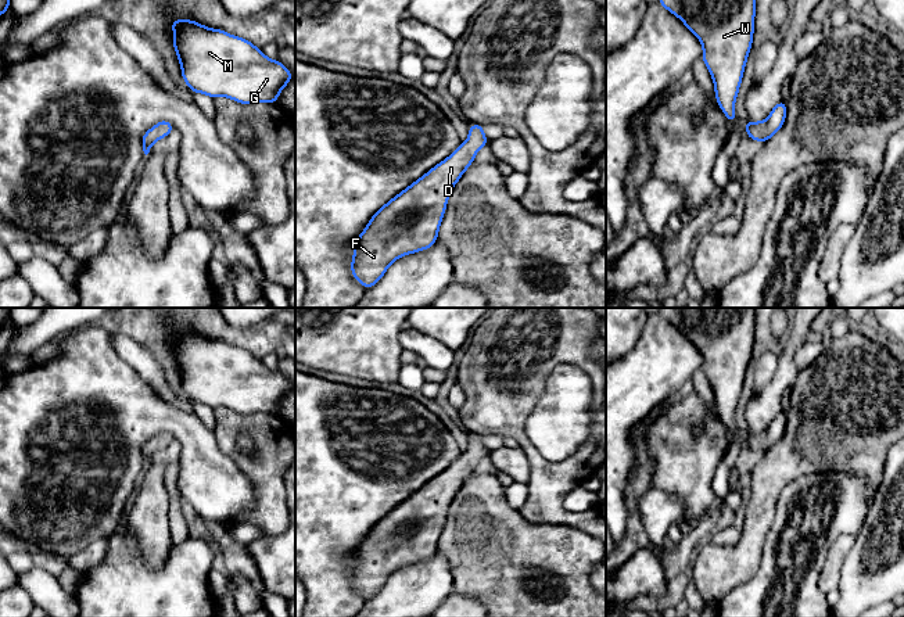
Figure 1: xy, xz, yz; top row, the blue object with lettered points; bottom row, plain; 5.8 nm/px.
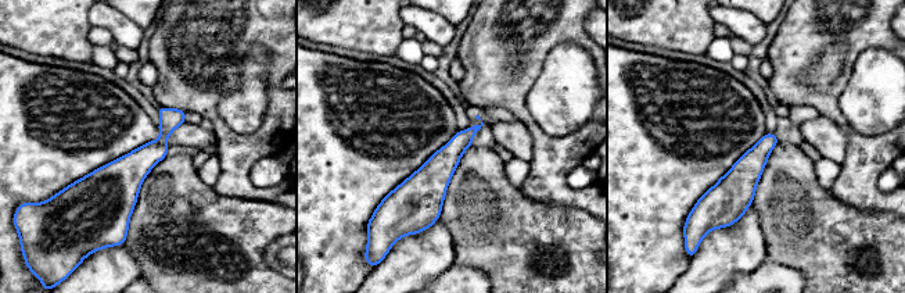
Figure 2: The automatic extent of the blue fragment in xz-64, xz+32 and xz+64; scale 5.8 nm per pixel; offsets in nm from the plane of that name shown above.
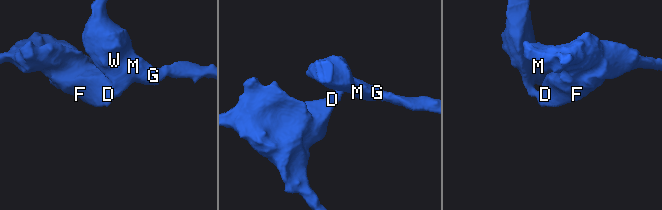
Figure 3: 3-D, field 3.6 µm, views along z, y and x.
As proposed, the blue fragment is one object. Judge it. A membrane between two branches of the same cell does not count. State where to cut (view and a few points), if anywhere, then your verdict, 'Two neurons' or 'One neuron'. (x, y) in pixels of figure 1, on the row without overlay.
No split. One neuron

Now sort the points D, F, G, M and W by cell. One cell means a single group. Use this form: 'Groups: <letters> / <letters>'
Groups: D F G M W

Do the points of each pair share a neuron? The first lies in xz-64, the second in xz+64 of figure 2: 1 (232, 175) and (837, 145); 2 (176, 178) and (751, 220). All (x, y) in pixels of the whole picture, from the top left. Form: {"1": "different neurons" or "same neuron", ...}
{"1": "different neurons", "2": "different neurons"}

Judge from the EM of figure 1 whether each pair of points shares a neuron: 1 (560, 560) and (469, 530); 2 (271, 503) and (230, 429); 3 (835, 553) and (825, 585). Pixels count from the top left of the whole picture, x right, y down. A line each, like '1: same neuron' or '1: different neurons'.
1: same neuron
2: same neuron
3: same neuron

